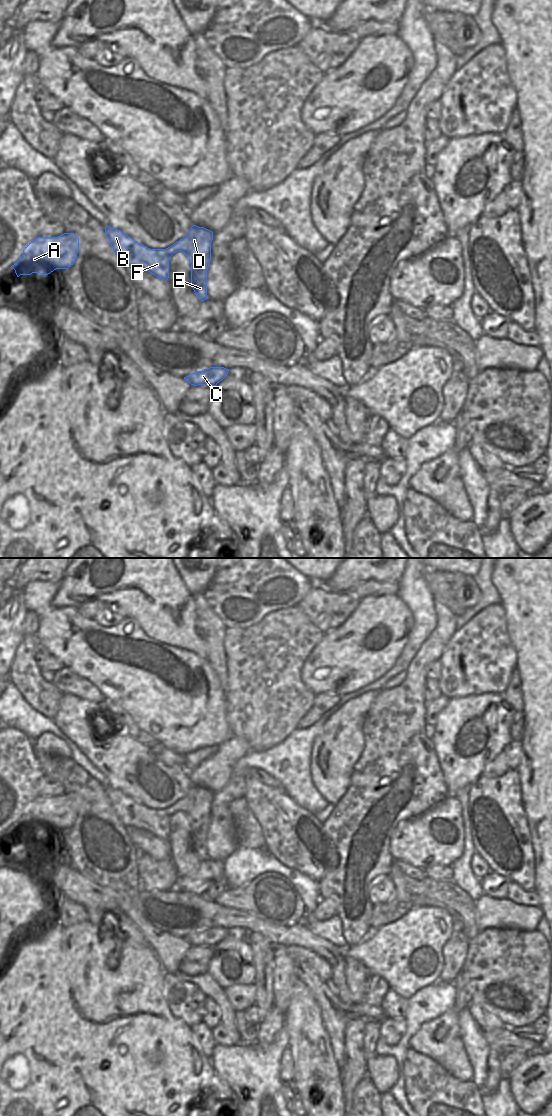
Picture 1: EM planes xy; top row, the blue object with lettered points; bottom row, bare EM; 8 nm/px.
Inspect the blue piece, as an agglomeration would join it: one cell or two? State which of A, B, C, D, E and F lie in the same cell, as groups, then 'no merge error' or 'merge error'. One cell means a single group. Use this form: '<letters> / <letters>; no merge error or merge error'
A B C D E F; no merge error

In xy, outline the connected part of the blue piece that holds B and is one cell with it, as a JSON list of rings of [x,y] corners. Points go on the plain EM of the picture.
[[[108,785],[105,794],[123,825],[148,831],[164,841],[169,838],[171,816],[182,811],[191,824],[191,846],[195,854],[200,861],[208,859],[207,830],[211,820],[212,791],[193,785],[182,799],[166,809],[150,809]]]

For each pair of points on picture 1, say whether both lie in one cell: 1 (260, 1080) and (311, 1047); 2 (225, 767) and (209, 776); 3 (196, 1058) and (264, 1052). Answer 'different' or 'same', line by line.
1: different
2: same
3: different

